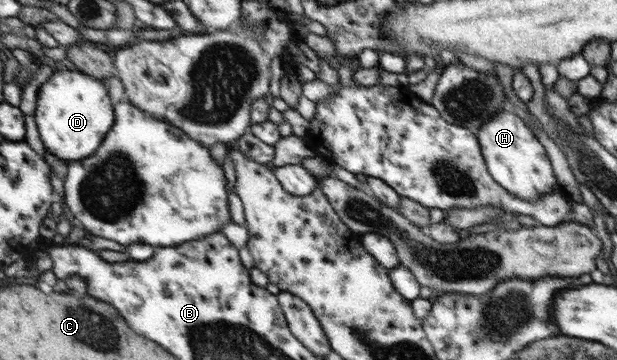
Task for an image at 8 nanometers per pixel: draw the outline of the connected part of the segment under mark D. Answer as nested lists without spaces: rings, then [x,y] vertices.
[[[80,70],[54,71],[39,87],[33,116],[44,147],[67,162],[96,155],[105,137],[116,125],[115,105],[111,105],[107,83]]]

